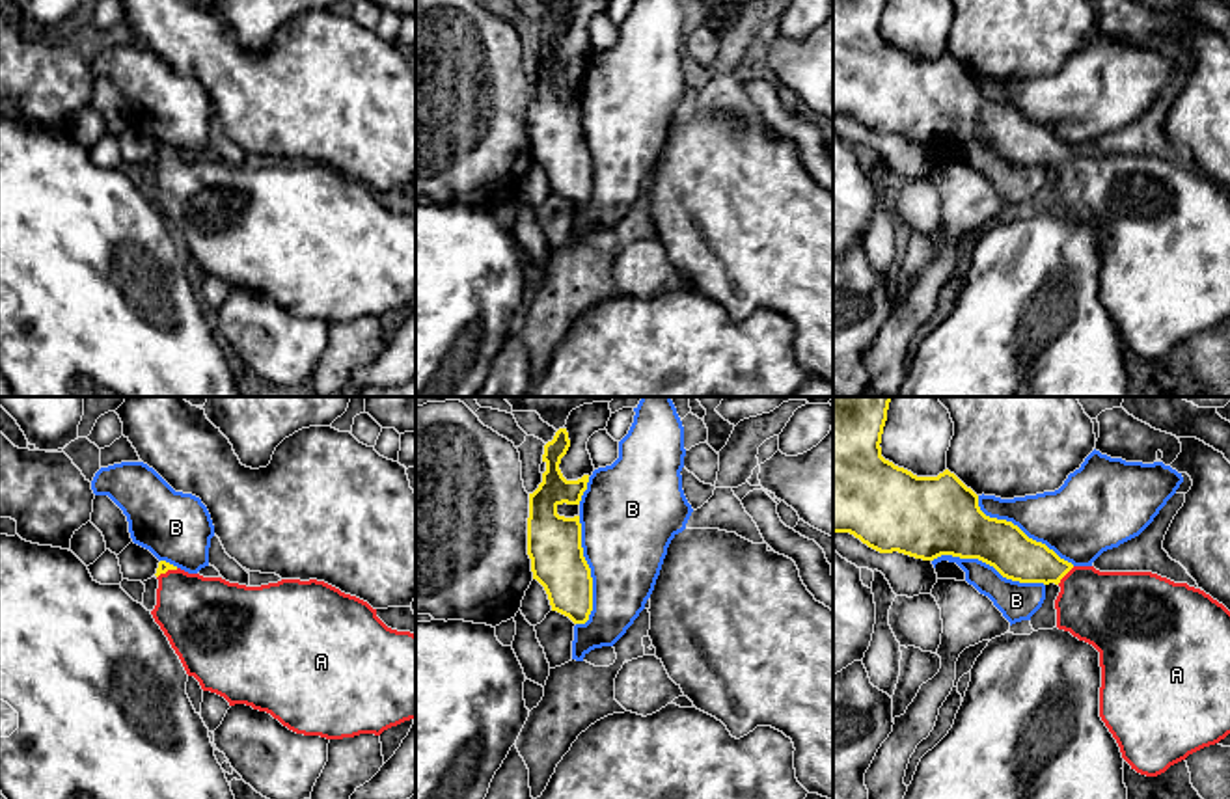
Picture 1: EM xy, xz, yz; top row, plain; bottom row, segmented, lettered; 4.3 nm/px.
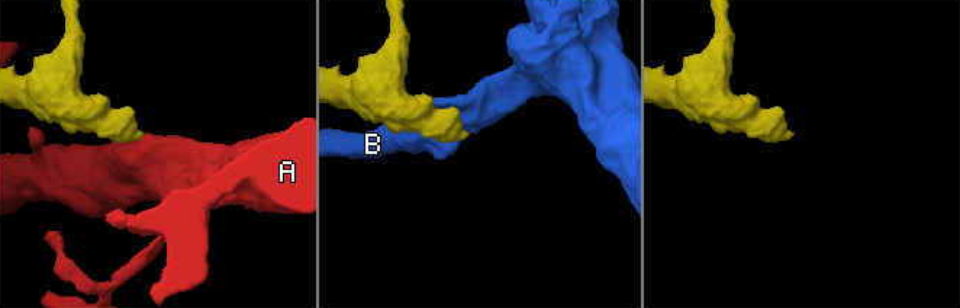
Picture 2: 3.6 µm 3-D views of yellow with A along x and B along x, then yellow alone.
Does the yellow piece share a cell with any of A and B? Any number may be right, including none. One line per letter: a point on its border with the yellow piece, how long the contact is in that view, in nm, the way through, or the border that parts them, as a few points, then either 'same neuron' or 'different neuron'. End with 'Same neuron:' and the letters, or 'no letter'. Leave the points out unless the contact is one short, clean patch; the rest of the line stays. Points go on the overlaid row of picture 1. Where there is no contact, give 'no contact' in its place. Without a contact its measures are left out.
A: meets yellow in yz at (1065, 574); contact 110 nm long; runs through yz (1012, 554), (1065, 574), (1096, 604), (1107, 609); same neuron
B: meets yellow in xz at (589, 570); contact 480 nm long; different neuron
Same neuron: A

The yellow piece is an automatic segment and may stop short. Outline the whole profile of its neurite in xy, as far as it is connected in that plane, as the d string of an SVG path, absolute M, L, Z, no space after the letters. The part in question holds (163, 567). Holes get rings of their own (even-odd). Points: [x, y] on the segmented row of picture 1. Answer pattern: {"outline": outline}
{"outline": "M166 561L158 562L157 568L157 605L151 611L155 622L160 626L168 637L171 648L179 656L188 676L194 676L203 691L216 693L224 697L229 706L246 704L253 710L266 711L278 719L283 726L304 736L321 736L326 739L354 738L360 734L380 736L384 730L397 726L404 721L416 719L416 635L410 631L397 631L388 628L367 602L345 594L339 589L309 579L281 579L278 583L268 583L261 587L246 587L239 583L229 583L222 577L203 577L199 574L188 574Z"}

